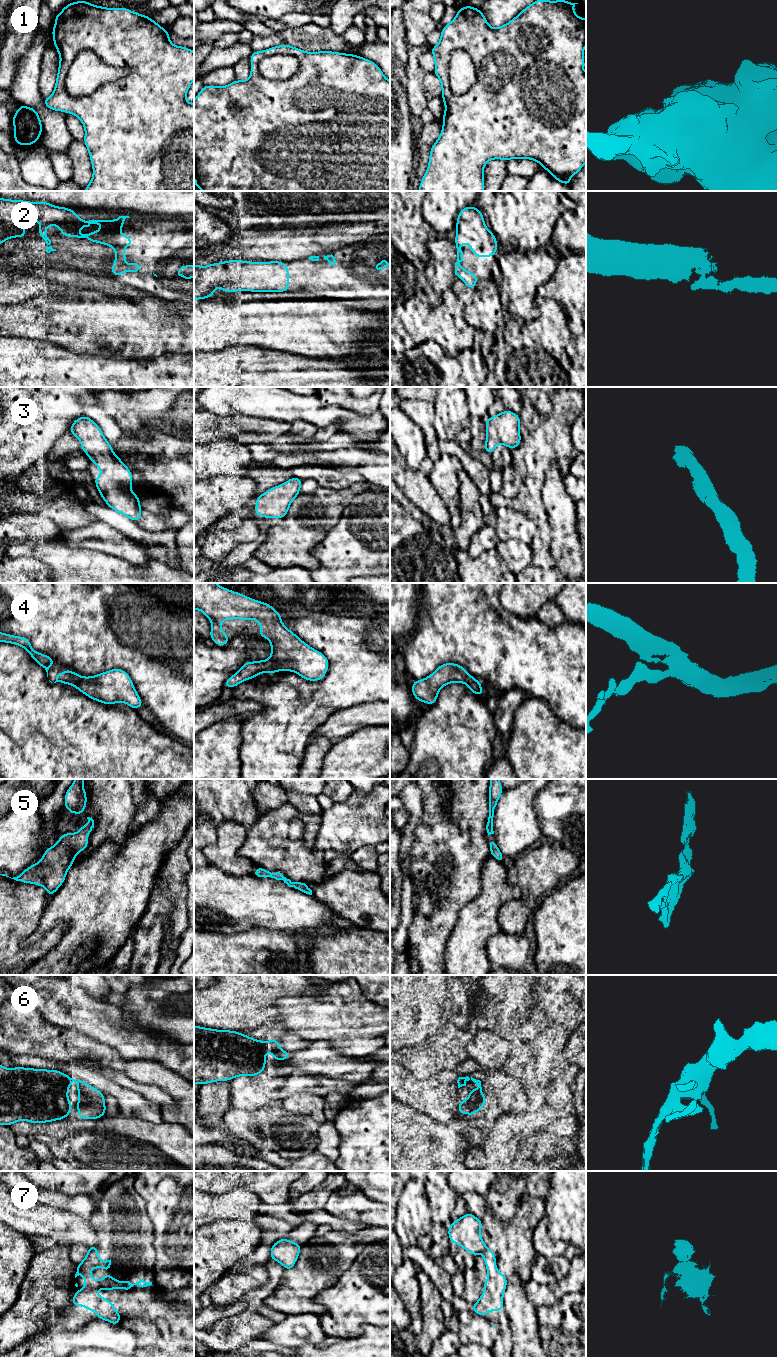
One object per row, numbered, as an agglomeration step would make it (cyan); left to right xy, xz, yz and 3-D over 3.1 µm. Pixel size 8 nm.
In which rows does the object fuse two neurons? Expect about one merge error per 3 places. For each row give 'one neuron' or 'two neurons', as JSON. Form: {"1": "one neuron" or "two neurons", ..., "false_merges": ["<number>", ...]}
{"1": "two neurons", "2": "one neuron", "3": "one neuron", "4": "one neuron", "5": "one neuron", "6": "one neuron", "7": "two neurons", "false_merges": ["1", "7"]}

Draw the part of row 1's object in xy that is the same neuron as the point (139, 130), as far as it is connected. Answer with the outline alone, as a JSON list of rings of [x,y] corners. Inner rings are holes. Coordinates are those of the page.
[[[86,0],[68,3],[62,11],[55,15],[55,26],[51,30],[54,47],[60,56],[56,84],[52,95],[43,97],[44,105],[54,111],[63,111],[77,116],[84,128],[85,143],[93,168],[93,177],[84,191],[194,191],[194,103],[186,101],[186,94],[194,81],[194,51],[182,46],[175,46],[169,39],[170,33],[147,15],[133,12],[127,8],[106,8],[92,5]],[[82,50],[93,51],[104,63],[118,69],[128,69],[129,74],[99,87],[93,94],[72,97],[66,90],[66,76],[70,65]]]

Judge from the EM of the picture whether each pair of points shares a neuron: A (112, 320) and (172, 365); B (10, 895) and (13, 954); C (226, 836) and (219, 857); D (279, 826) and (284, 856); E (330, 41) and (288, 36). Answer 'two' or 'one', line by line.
A: two
B: one
C: one
D: one
E: one

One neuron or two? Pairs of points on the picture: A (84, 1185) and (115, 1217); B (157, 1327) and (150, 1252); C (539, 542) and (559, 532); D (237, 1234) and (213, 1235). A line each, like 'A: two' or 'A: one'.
A: two
B: one
C: two
D: one

